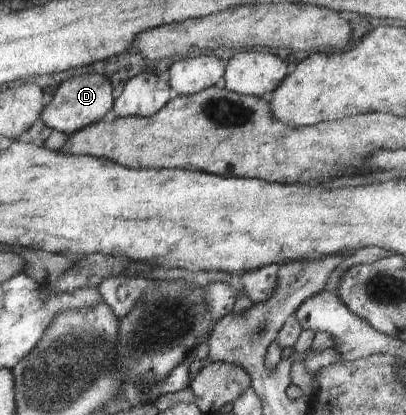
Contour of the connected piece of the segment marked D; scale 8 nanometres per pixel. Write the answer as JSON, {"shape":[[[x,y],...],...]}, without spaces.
{"shape":[[[86,74],[69,77],[61,83],[53,100],[43,108],[41,120],[45,126],[71,135],[81,129],[103,121],[105,114],[113,108],[113,81],[104,74]]]}

